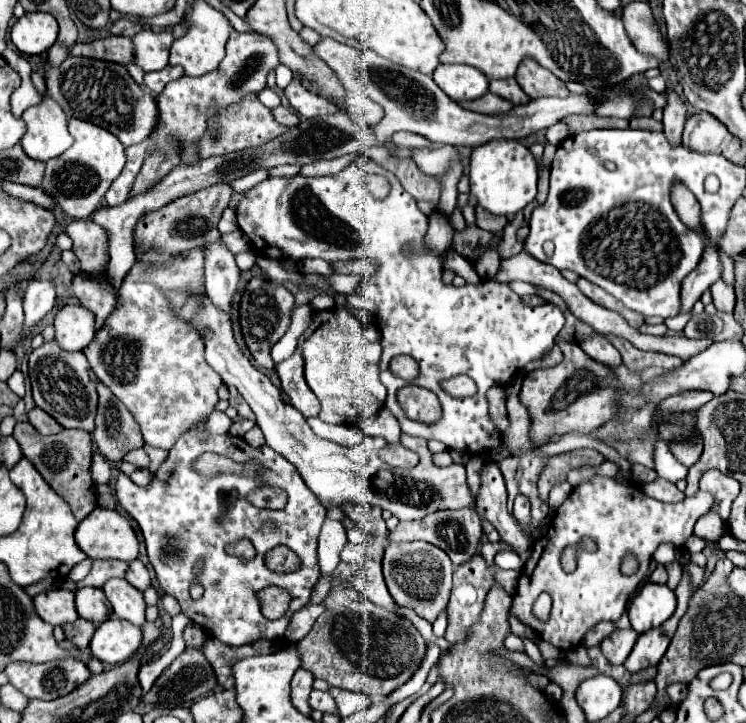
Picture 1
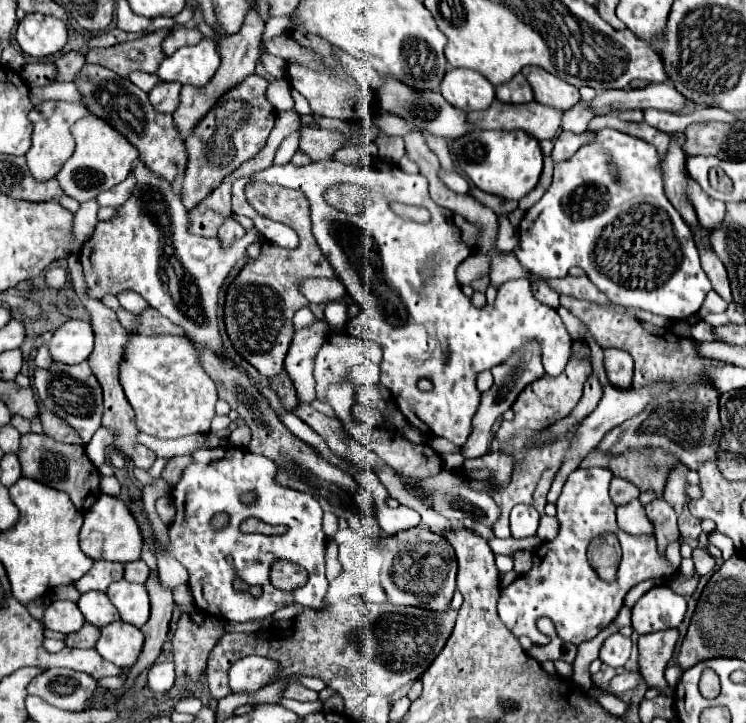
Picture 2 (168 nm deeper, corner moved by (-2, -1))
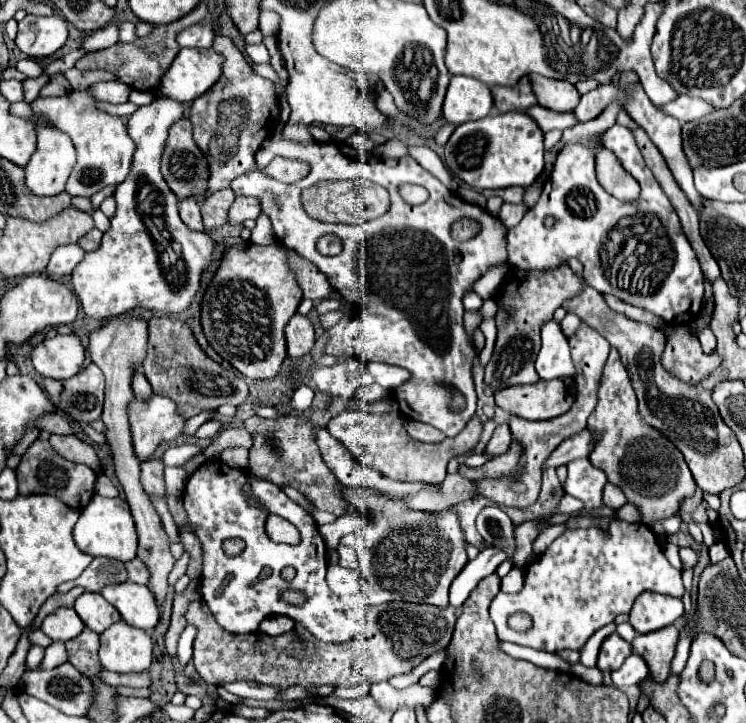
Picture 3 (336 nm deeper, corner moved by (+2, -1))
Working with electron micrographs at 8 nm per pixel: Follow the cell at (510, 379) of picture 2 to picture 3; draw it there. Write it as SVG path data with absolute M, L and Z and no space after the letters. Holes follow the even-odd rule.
M567 263L555 267L555 271L515 271L509 267L509 273L493 299L499 305L495 315L497 321L497 341L491 355L491 361L485 367L485 383L491 389L501 389L517 383L535 383L539 375L535 371L535 359L541 349L541 327L545 321L551 321L553 311L581 291L581 279L575 275Z

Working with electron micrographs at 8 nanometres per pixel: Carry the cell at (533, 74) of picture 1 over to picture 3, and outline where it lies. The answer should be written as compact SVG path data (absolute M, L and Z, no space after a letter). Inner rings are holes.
M529 75L537 103L553 111L573 111L581 99L573 83L561 79L547 79L543 75Z

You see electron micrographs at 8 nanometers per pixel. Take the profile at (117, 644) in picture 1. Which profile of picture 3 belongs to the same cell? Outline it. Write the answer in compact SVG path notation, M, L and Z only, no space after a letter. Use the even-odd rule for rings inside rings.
M125 621L113 623L101 633L99 649L101 665L115 673L141 673L147 671L153 659L151 635L143 629L135 629Z

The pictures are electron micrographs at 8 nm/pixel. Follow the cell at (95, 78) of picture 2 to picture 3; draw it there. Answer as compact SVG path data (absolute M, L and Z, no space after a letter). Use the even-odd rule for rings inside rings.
M179 119L177 123L171 125L169 139L167 139L165 153L163 153L163 161L161 161L161 173L179 201L187 199L187 197L201 199L207 193L207 175L209 175L207 157L199 151L197 143L193 141L193 129L191 129L189 119Z

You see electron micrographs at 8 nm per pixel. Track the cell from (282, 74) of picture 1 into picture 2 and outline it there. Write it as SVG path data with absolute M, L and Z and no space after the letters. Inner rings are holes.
M290 88L290 91L291 91L291 95L293 97L294 103L295 103L294 109L299 114L311 115L312 111L309 107L307 100L302 95L297 93L297 91L295 91L293 88Z

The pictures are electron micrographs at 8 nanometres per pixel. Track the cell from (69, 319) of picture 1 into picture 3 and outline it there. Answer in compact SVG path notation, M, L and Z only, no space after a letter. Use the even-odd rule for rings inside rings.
M73 333L55 335L33 349L31 361L41 377L65 381L81 371L85 361L85 347Z

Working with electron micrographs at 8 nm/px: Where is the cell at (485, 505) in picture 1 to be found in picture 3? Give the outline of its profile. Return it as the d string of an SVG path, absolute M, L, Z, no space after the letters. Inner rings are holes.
M501 423L495 427L495 433L487 445L487 453L491 455L501 455L509 449L511 445L511 431L509 431L509 425L507 423Z

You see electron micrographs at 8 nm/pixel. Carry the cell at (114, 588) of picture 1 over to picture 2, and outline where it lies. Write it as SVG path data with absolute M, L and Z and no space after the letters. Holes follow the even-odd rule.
M125 579L111 583L107 589L107 597L117 607L123 621L141 627L149 619L149 595L145 585L129 583Z

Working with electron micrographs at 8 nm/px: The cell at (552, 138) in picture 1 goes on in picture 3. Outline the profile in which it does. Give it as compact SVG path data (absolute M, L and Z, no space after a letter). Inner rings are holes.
M609 83L599 85L597 89L593 89L593 91L589 91L589 93L585 93L585 95L581 97L581 101L579 101L577 109L575 109L575 117L577 117L579 121L591 121L591 119L595 119L595 117L609 105L609 101L611 101L613 97L617 97L619 103L625 101L625 93L623 93L623 91L617 91L617 89L615 89L613 85L609 85Z

